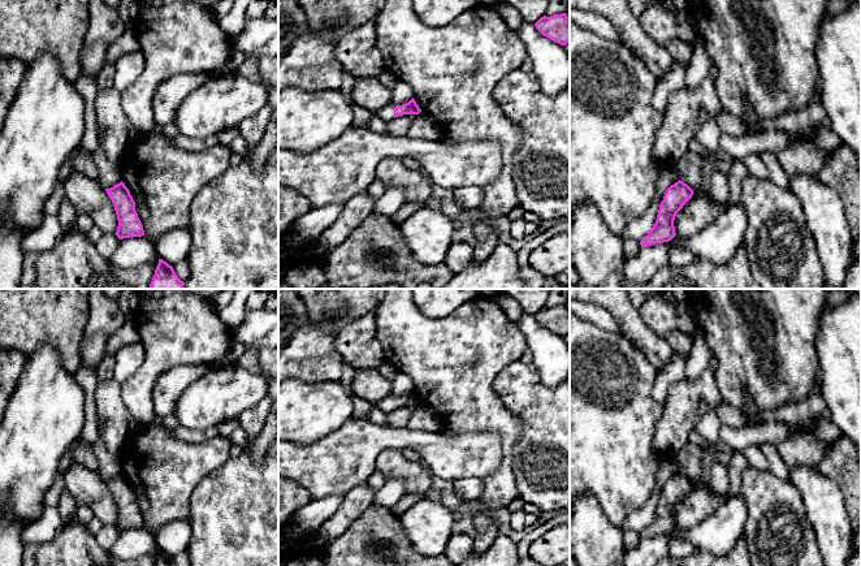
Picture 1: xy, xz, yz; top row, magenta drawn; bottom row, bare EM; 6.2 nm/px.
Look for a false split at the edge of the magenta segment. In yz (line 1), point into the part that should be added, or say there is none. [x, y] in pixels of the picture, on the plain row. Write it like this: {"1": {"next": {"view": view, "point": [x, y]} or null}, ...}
{"1": {"next": null}}

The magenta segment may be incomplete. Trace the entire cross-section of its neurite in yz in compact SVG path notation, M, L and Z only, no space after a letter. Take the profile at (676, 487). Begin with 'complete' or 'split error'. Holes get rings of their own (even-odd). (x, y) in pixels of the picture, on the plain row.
complete; M680 471L666 481L659 496L656 515L649 526L640 532L641 539L669 533L676 527L674 518L675 507L692 487L693 481Z

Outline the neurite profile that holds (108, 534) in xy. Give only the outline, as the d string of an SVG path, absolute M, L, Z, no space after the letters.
M104 524L96 533L95 539L99 545L109 552L120 536L120 530L114 524Z

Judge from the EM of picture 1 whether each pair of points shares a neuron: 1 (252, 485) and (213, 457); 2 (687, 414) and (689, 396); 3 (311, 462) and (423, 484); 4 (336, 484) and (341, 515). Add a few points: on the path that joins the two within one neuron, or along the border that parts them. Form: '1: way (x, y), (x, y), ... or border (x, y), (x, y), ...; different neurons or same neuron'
1: border (230, 458), (210, 471), (199, 483); different neurons
2: way (687, 410), (687, 400); same neuron
3: border (399, 450), (384, 449), (377, 457), (375, 470); different neurons
4: border (366, 480), (344, 496); different neurons

